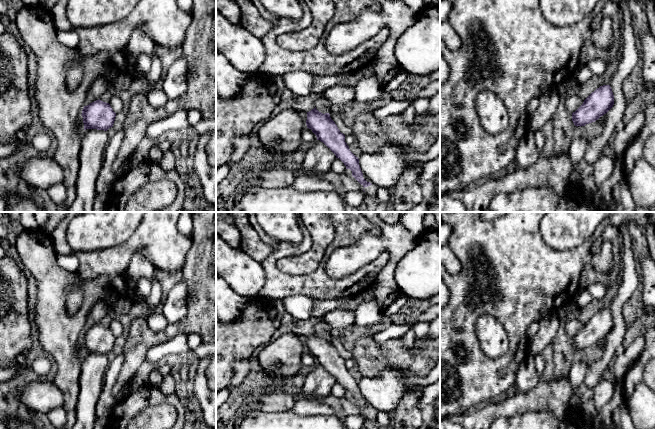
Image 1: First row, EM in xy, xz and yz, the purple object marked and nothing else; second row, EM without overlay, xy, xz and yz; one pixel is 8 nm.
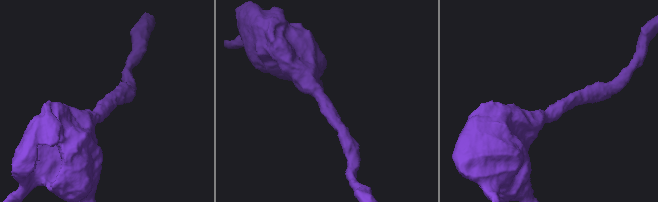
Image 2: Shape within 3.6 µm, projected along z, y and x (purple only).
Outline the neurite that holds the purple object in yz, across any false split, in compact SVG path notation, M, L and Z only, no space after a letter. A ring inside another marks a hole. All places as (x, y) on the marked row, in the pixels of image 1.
M603 85L592 92L583 104L572 113L575 126L585 126L595 122L614 105L614 95L610 85Z

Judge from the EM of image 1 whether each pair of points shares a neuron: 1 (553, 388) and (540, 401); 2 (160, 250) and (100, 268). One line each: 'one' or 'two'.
1: one
2: one

